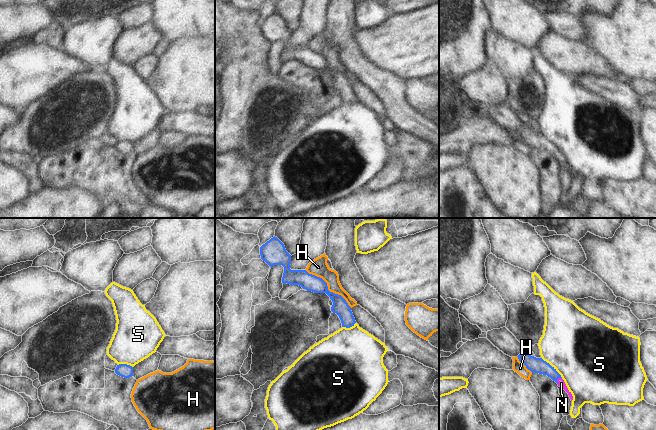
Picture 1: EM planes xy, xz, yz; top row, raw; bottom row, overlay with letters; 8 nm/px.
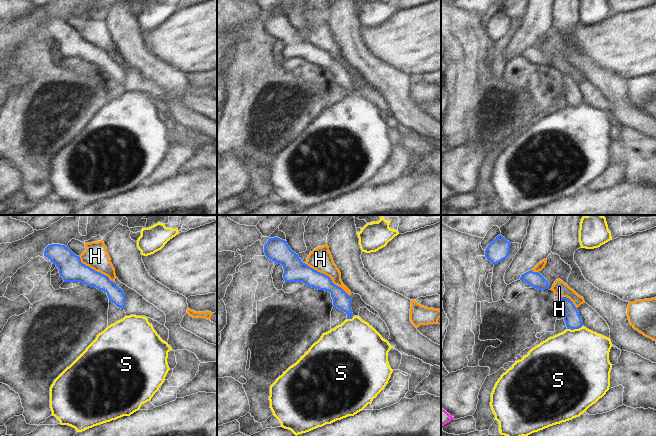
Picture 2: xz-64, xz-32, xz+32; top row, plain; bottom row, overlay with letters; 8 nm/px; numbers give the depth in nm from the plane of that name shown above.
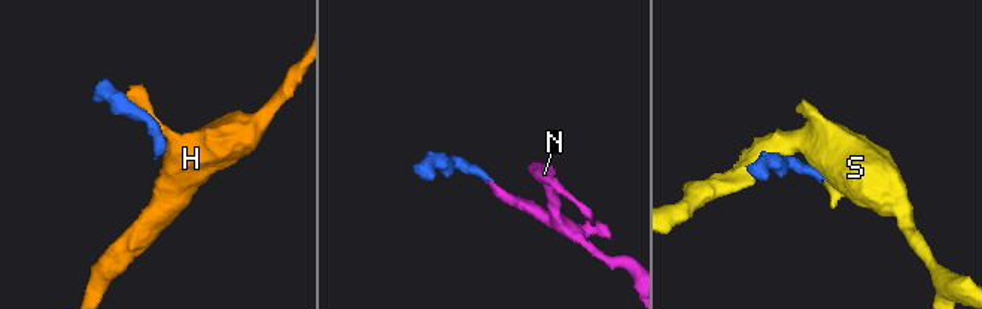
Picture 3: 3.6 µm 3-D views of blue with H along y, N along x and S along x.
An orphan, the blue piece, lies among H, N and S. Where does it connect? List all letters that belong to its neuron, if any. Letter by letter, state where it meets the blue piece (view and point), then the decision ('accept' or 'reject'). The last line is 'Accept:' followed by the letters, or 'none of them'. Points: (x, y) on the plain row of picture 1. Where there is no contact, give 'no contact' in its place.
H: xz (327, 64) | reject
N: yz (557, 154) | accept
S: yz (552, 143) | reject
Accept: N

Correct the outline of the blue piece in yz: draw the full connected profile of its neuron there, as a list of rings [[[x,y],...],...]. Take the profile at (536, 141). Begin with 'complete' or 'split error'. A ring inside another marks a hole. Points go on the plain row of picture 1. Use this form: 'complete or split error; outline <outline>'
split error; outline [[[519,130],[517,133],[519,137],[523,139],[526,142],[526,144],[530,146],[532,149],[539,149],[550,153],[553,157],[555,157],[558,160],[558,162],[562,163],[568,169],[571,177],[573,176],[573,172],[571,168],[568,166],[561,151],[549,139],[544,137],[542,134],[536,134],[529,130]]]

